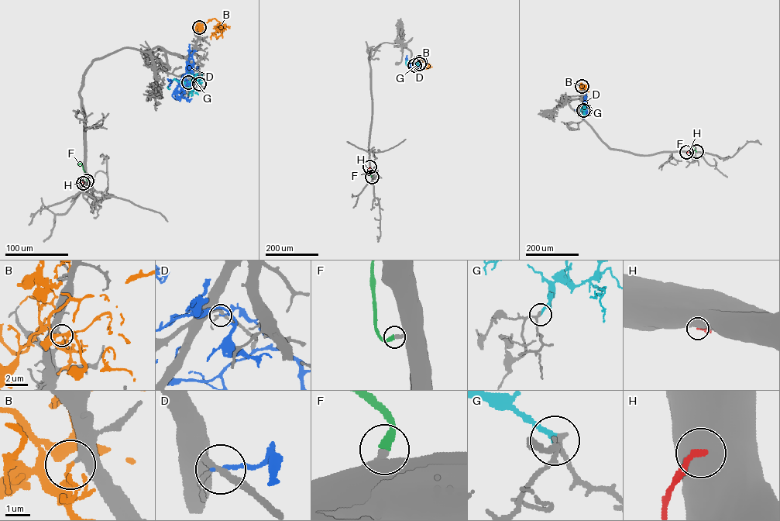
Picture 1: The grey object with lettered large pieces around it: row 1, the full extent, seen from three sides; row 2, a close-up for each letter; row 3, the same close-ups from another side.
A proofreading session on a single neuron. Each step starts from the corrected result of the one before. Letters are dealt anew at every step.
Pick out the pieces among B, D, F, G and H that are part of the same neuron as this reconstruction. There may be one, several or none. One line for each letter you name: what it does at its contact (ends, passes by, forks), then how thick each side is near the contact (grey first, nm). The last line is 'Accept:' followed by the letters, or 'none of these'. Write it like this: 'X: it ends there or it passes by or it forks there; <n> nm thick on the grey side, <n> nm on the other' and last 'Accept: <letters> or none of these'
F: it ends there; 240 nm thick on the grey side, 320 nm on the other
Accept: F

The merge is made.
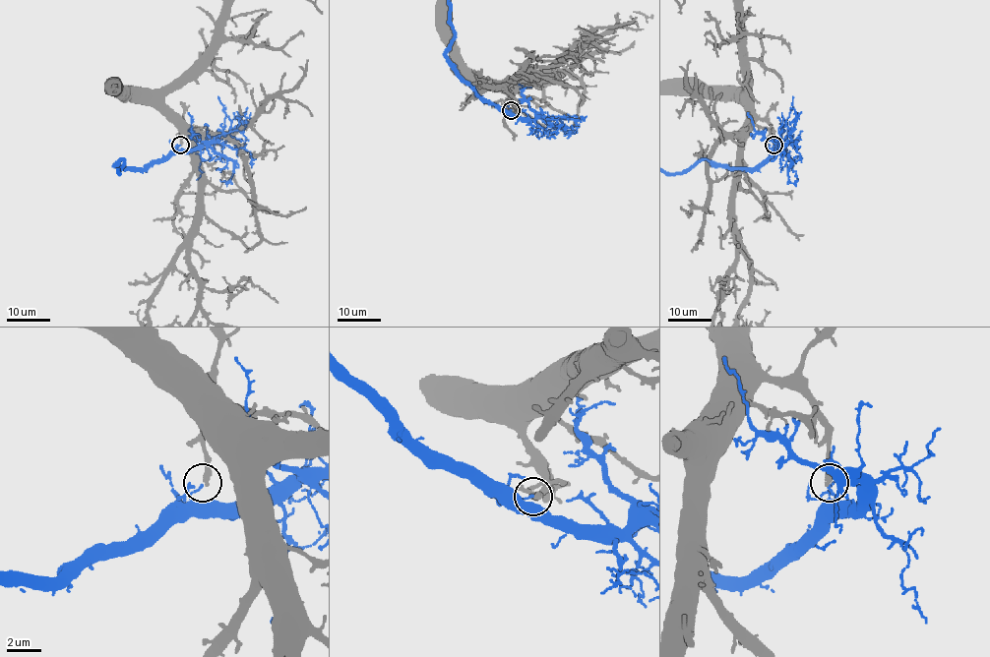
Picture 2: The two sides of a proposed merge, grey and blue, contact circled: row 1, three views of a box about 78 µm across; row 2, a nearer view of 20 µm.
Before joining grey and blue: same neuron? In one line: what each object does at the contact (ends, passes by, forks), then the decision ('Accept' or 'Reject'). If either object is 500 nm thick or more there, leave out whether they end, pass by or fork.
At the ring grey ends. At the ring blue ends. Reject

